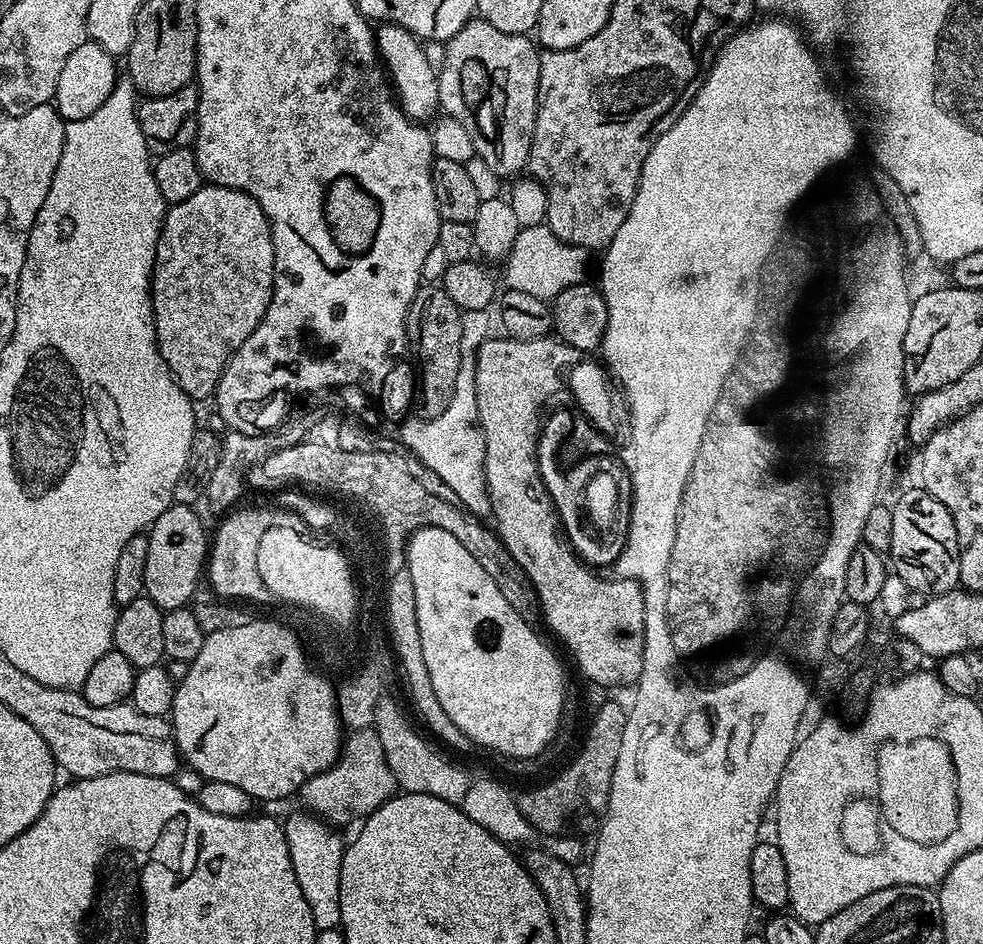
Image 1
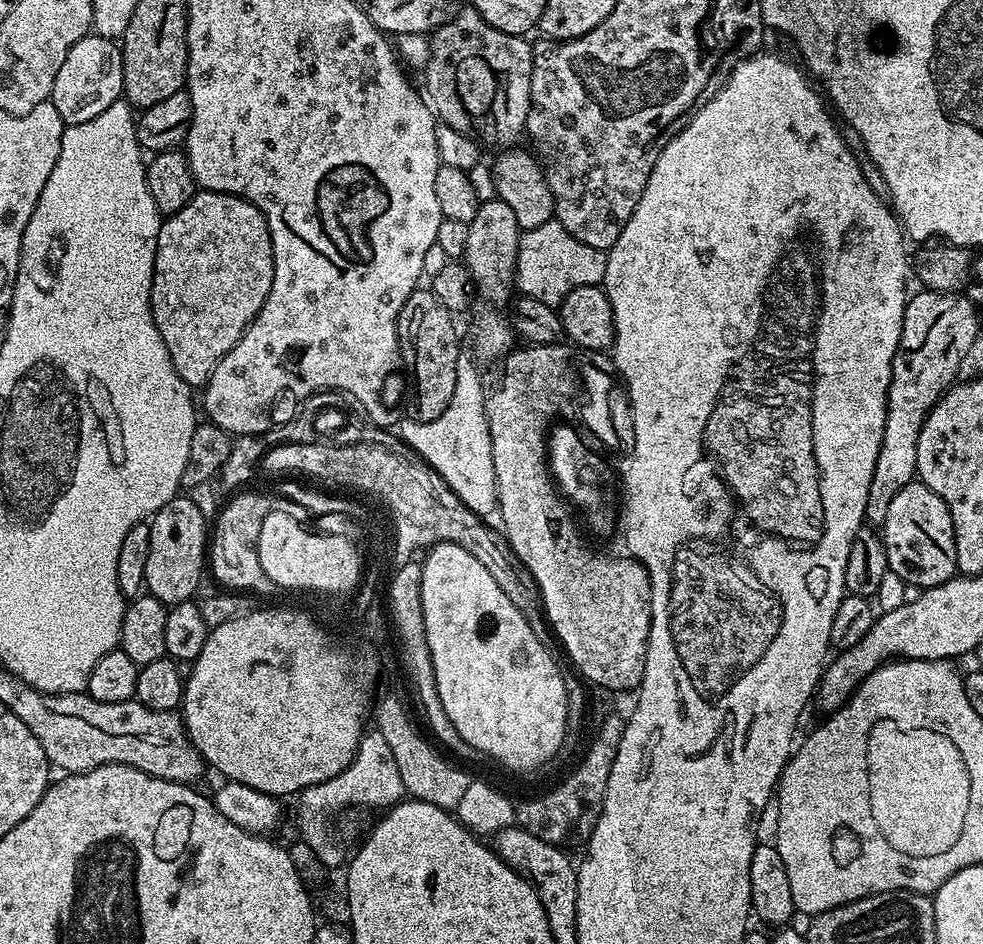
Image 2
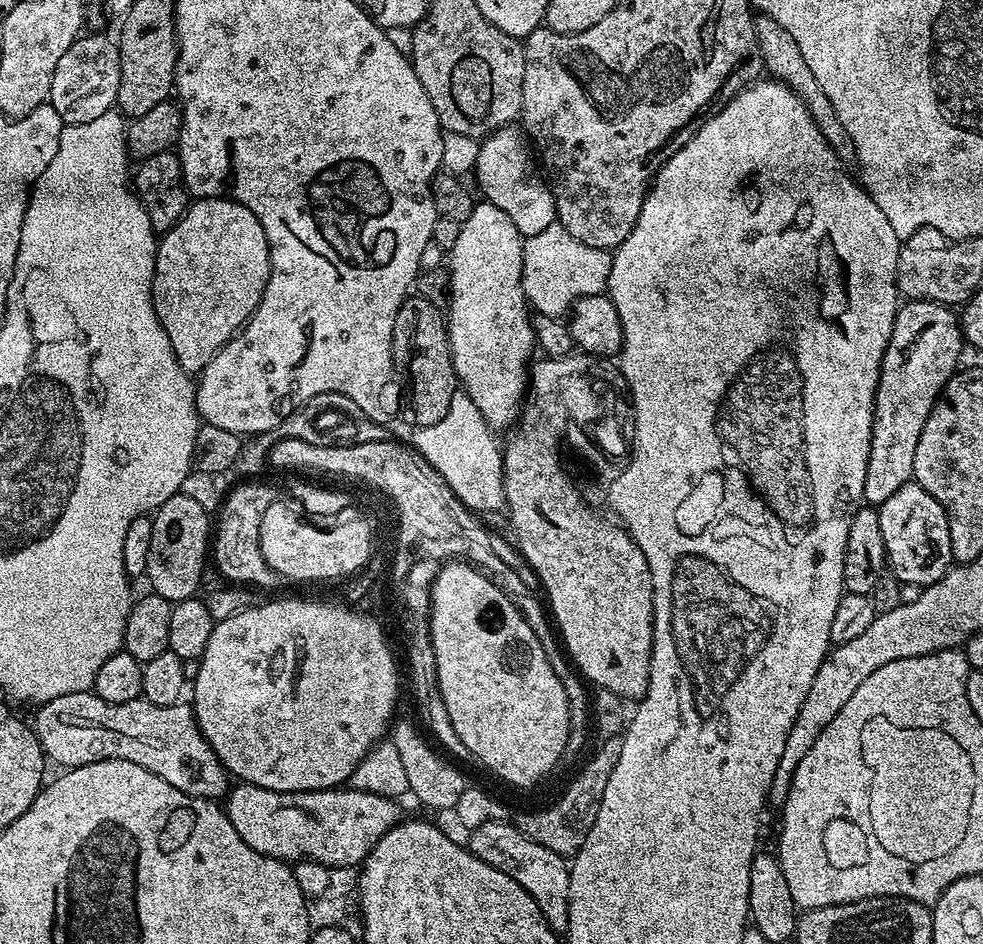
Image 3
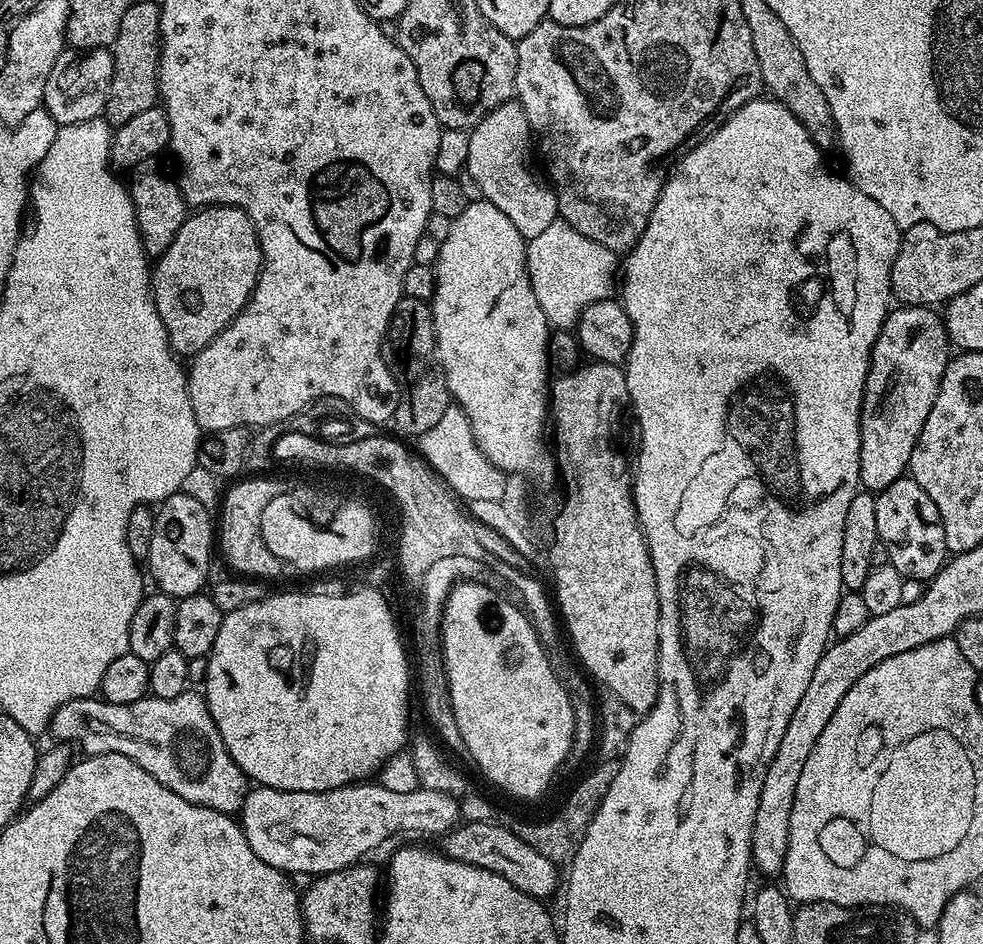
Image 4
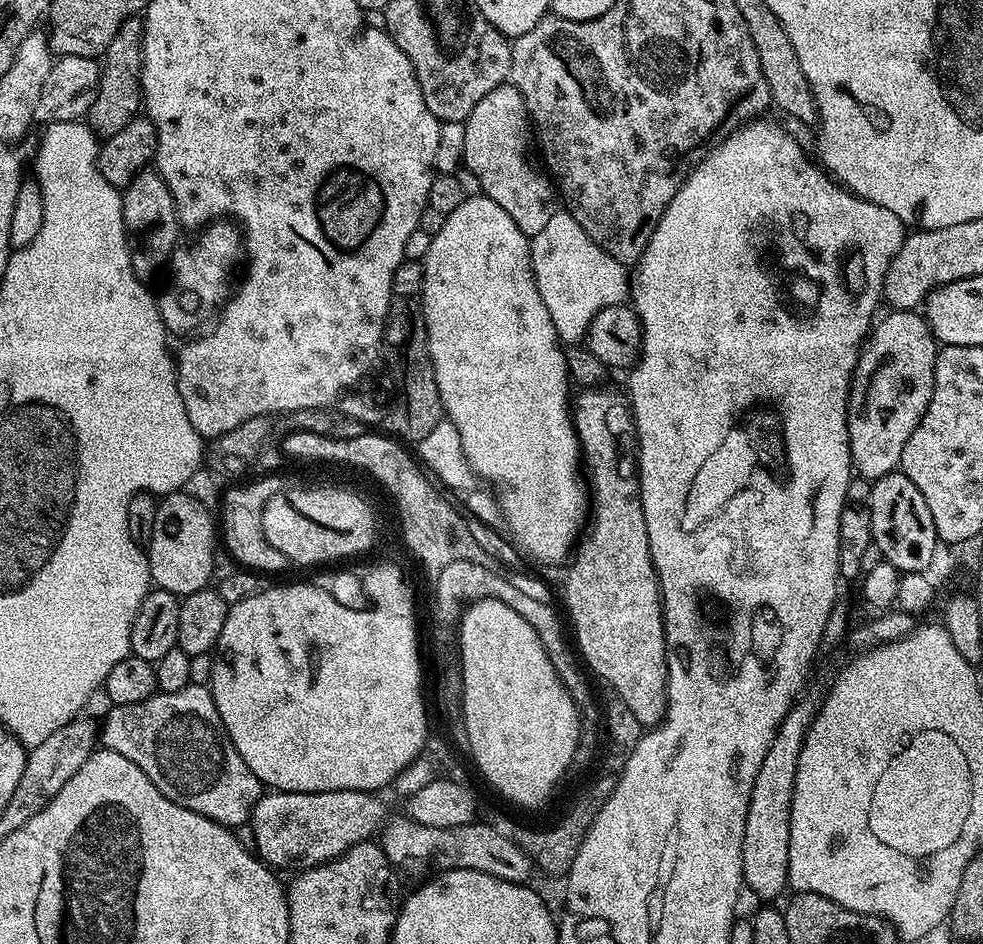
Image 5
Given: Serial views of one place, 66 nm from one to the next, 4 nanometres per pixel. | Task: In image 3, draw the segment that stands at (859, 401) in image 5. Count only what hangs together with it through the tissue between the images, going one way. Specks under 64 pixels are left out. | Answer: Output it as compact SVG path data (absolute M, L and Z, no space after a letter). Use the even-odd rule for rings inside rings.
M908 300L897 307L894 330L884 351L884 366L880 370L874 402L874 426L864 483L865 505L884 504L886 498L890 498L890 494L902 490L902 486L912 480L914 450L918 450L918 438L922 438L922 426L926 426L926 418L930 418L930 410L934 410L940 391L961 367L960 351L963 348L966 348L966 341L960 327L960 317L949 305L929 300Z

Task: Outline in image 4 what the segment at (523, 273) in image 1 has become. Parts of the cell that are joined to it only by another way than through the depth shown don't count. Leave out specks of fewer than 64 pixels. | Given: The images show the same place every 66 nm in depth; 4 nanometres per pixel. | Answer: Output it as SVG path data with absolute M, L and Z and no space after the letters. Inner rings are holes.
M557 218L526 247L531 288L553 329L573 329L586 306L613 295L614 282L618 280L619 257L608 247L574 230L565 220Z

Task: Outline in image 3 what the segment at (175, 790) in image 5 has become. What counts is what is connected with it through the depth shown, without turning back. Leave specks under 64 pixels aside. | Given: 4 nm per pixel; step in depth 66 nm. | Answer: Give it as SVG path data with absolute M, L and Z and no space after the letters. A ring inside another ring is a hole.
M89 690L62 694L58 698L47 700L45 704L39 705L35 712L34 731L44 748L44 755L51 763L53 760L54 763L61 764L59 766L61 769L77 768L103 760L129 760L150 770L150 774L158 774L158 778L170 782L170 786L178 786L178 790L191 796L219 801L229 791L230 773L218 758L218 754L214 754L210 742L206 742L191 703L154 706L141 698L134 702L111 704L102 702L102 698L98 698L95 691Z

